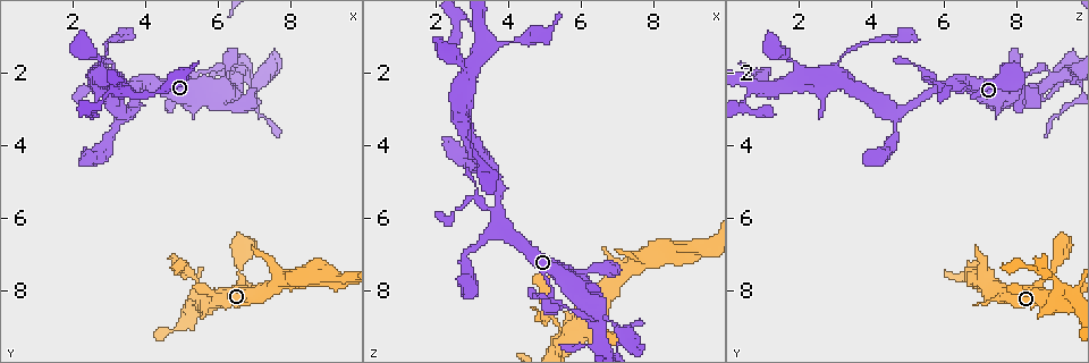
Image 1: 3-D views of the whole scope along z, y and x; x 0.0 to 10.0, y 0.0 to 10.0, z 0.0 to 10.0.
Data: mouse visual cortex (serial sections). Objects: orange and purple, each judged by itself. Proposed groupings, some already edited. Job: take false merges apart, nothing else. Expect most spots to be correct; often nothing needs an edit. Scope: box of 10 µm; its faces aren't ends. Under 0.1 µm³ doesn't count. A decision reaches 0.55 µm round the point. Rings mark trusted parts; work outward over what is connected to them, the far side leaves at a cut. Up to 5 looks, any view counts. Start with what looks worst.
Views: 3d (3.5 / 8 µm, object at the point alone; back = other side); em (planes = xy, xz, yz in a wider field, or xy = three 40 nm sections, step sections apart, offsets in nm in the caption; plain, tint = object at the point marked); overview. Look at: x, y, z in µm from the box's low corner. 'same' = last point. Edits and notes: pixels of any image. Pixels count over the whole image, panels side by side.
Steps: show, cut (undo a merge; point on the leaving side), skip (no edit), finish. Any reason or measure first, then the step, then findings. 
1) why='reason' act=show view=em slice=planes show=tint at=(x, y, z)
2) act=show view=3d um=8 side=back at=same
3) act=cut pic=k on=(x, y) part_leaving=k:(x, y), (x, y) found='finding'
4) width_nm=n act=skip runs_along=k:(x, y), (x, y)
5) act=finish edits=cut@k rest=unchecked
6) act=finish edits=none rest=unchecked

why='sharp bend' act=show view=3d um=3.5 at=(5.70, 8.20, 9.15)

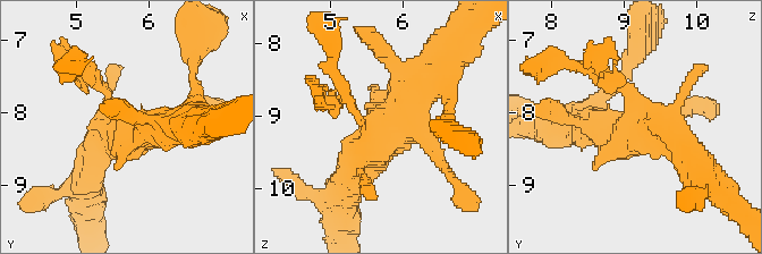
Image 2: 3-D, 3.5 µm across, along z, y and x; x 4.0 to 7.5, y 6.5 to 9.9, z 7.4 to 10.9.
act=show view=em slice=xy step=1 show=tint at=(5.65, 8.20, 9.15)

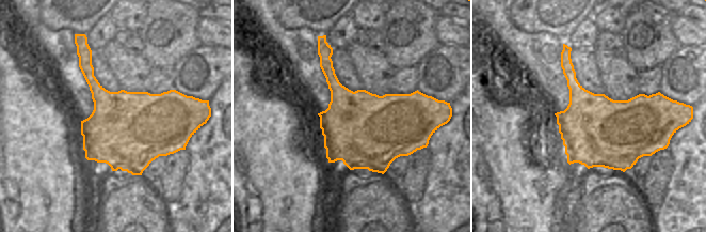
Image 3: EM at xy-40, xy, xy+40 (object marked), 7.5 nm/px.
width_nm=550 act=skip runs_along=2:(439, 62), (380, 126), (348, 181) found='all the same cell'

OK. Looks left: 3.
why='a fork' act=show view=3d um=8 at=(2.70, 2.00, 3.05)

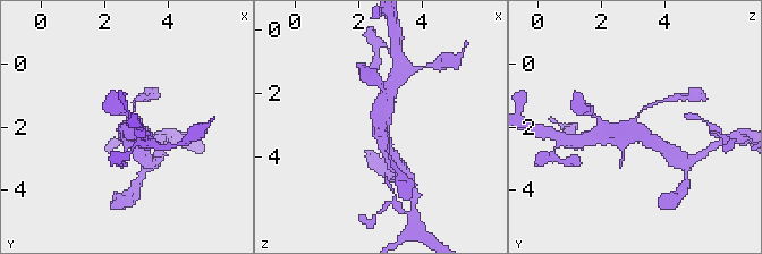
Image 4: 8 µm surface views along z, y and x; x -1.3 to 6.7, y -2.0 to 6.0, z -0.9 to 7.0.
act=show view=3d um=3.5 at=same

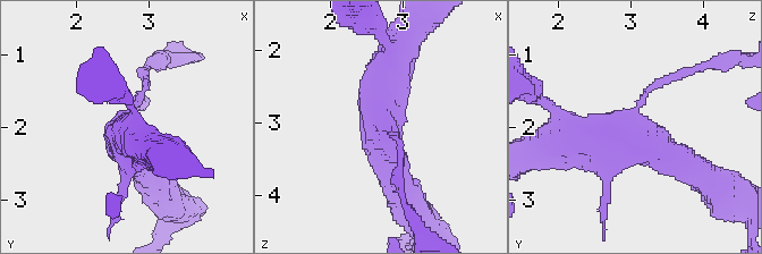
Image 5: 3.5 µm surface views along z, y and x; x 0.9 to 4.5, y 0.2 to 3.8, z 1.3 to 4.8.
why='need the tissue' act=show view=em slice=xy step=2 show=tint at=(2.75, 1.95, 3.05)

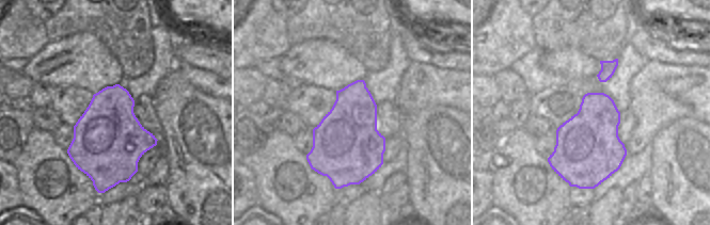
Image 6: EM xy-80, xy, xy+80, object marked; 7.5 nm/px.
act=skip found='one cell here'

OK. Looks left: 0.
act=finish edits=none rest=unchecked

